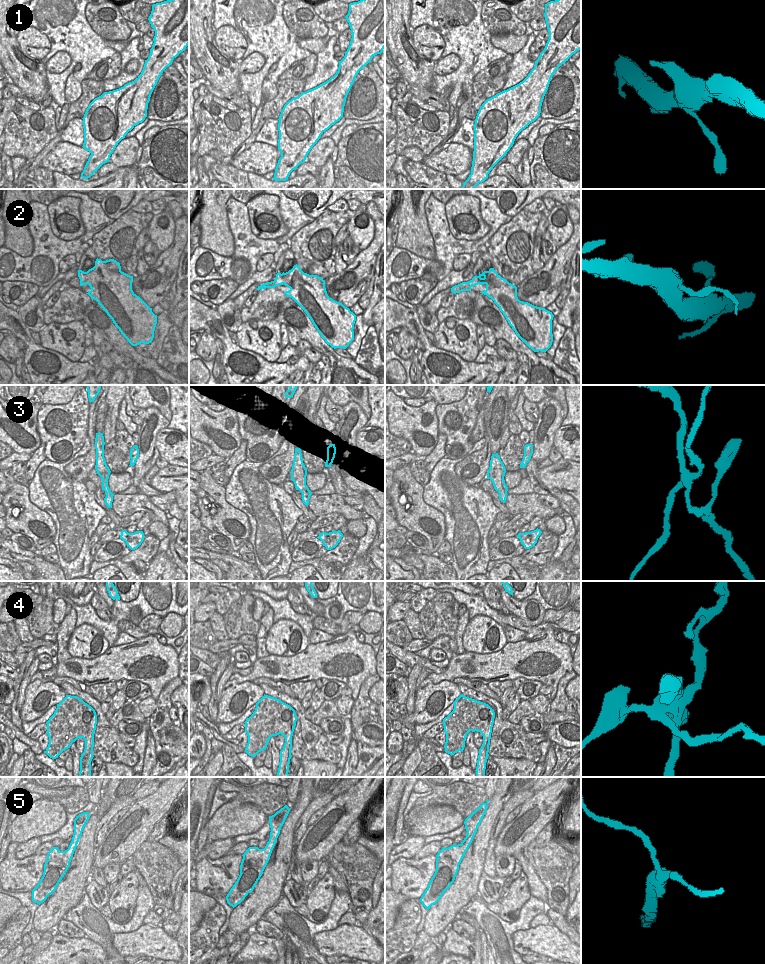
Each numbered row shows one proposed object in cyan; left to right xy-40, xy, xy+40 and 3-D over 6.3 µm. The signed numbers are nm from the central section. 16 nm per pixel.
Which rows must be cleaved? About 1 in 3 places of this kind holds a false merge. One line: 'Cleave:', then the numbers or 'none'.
Cleave: 2, 3, 4

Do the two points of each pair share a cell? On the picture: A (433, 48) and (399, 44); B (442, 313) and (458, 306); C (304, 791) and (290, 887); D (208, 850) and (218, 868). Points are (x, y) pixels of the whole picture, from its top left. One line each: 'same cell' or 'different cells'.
A: different cells
B: same cell
C: different cells
D: different cells

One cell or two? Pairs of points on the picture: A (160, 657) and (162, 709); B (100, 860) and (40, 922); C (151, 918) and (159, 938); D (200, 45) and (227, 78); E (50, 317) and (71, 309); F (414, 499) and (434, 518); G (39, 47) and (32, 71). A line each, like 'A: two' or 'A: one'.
A: two
B: two
C: two
D: one
E: one
F: one
G: two

